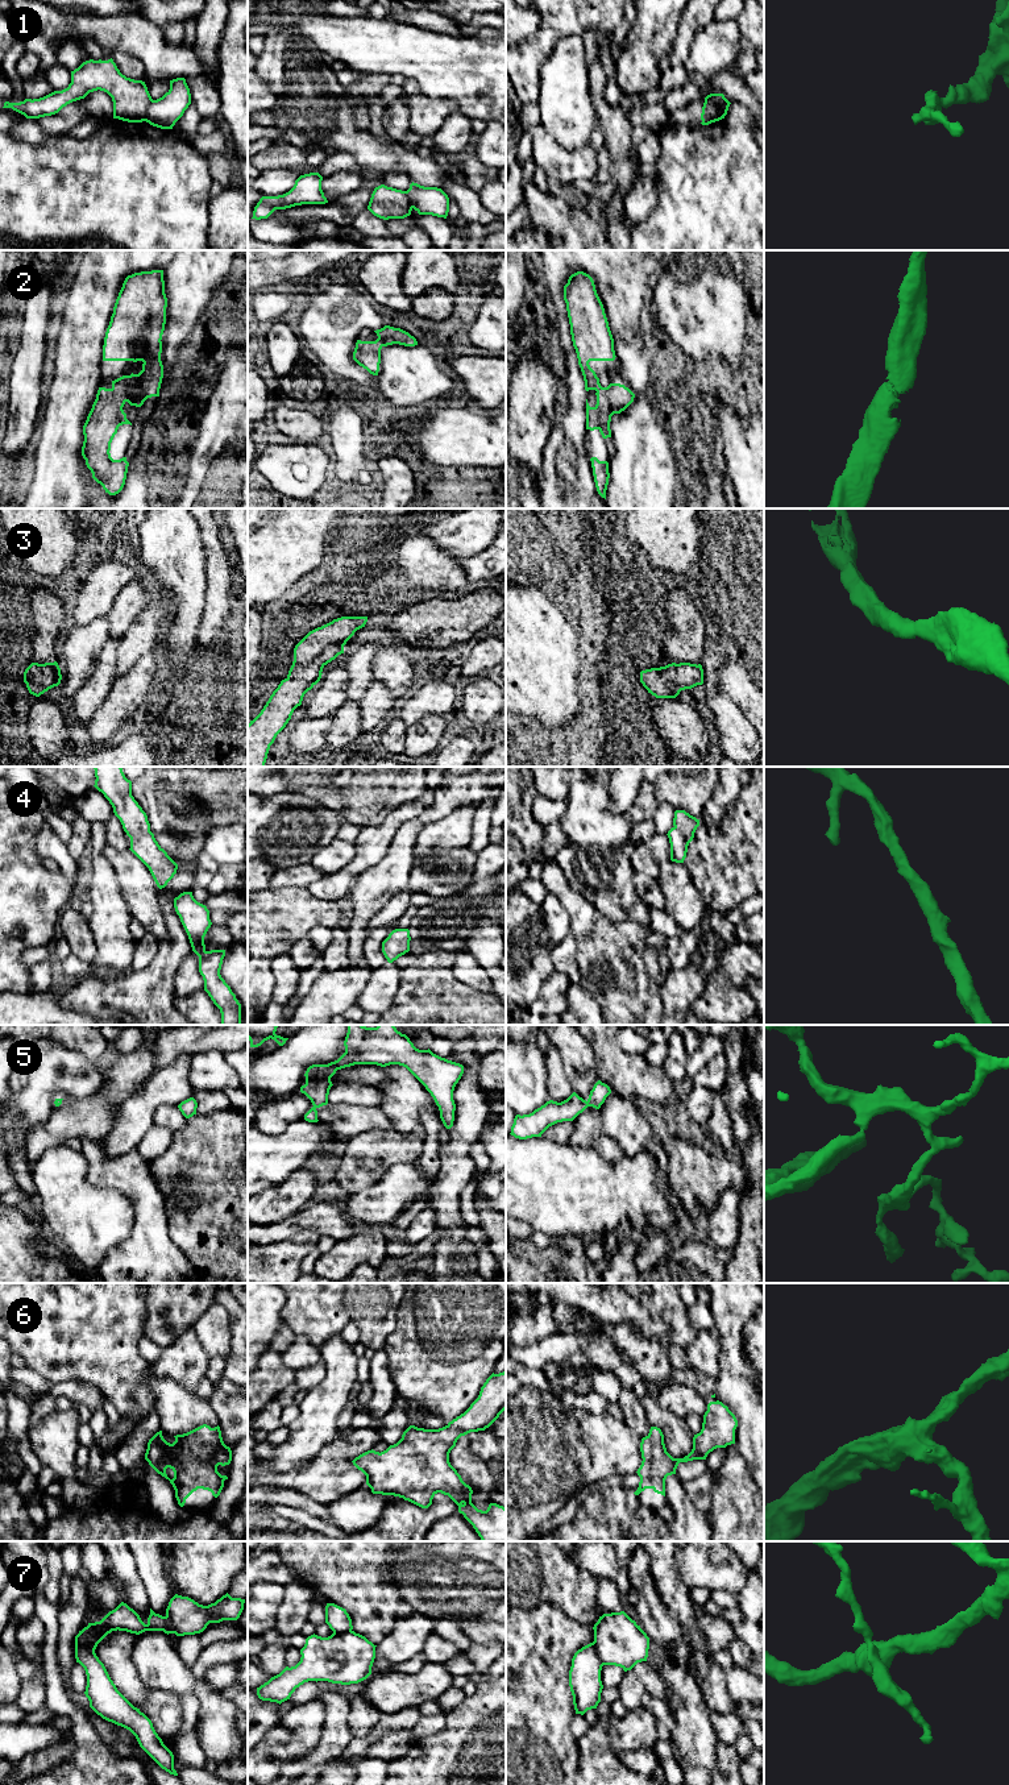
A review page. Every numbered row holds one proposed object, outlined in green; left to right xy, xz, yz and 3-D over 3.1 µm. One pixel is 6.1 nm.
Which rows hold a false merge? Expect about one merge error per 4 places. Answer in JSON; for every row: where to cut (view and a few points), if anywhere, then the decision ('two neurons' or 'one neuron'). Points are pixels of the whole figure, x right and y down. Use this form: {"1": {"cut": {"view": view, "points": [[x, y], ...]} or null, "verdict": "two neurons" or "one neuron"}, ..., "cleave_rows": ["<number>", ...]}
{"1": {"cut": {"view": "yz", "points": [[705, 100], [714, 108], [718, 120]]}, "verdict": "two neurons"}, "2": {"cut": null, "verdict": "one neuron"}, "3": {"cut": null, "verdict": "one neuron"}, "4": {"cut": null, "verdict": "one neuron"}, "5": {"cut": null, "verdict": "one neuron"}, "6": {"cut": null, "verdict": "one neuron"}, "7": {"cut": {"view": "xy", "points": [[84, 1627], [84, 1643], [94, 1651]]}, "verdict": "two neurons"}, "cleave_rows": ["1", "7"]}

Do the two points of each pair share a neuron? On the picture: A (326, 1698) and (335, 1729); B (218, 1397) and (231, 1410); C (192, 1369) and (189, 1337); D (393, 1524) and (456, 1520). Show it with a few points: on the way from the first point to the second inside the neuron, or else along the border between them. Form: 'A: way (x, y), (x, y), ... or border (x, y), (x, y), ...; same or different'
A: way (333, 1706), (335, 1721); same
B: way (220, 1399), (228, 1407); same
C: way (189, 1361), (189, 1345); same
D: border (457, 1511), (436, 1520), (430, 1527); different

